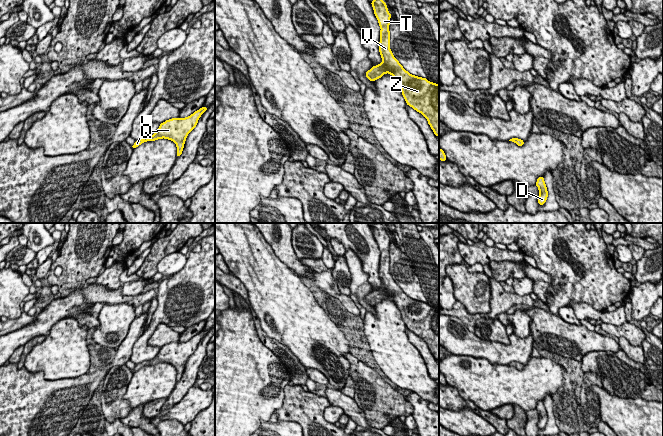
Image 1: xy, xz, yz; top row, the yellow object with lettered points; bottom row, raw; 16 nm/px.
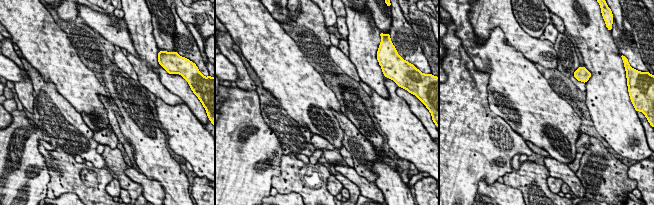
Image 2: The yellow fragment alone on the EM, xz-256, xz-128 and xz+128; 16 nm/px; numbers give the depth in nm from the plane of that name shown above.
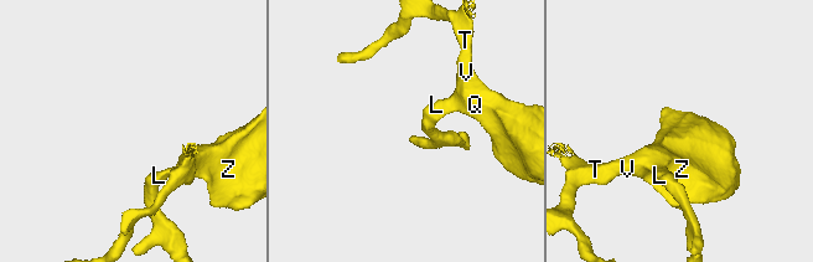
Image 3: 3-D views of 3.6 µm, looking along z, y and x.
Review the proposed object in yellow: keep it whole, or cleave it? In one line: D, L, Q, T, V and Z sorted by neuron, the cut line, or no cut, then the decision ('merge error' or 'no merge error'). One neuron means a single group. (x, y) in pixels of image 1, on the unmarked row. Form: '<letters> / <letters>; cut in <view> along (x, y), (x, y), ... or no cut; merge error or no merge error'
D L Q T V Z; no cut; no merge error

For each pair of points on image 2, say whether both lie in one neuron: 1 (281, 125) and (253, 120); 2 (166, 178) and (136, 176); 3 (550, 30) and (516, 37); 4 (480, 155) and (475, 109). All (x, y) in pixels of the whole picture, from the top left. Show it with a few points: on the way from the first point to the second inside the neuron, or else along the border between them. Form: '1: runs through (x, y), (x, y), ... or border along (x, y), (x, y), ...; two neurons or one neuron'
1: border along (260, 108), (263, 120), (279, 141); two neurons
2: border along (141, 171), (148, 178), (156, 179), (164, 192); two neurons
3: border along (542, 38), (553, 43); two neurons
4: runs through (476, 144), (475, 120); one neuron

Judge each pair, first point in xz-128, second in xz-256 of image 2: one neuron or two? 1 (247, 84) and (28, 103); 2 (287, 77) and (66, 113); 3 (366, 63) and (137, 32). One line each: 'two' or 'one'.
1: one
2: two
3: one

